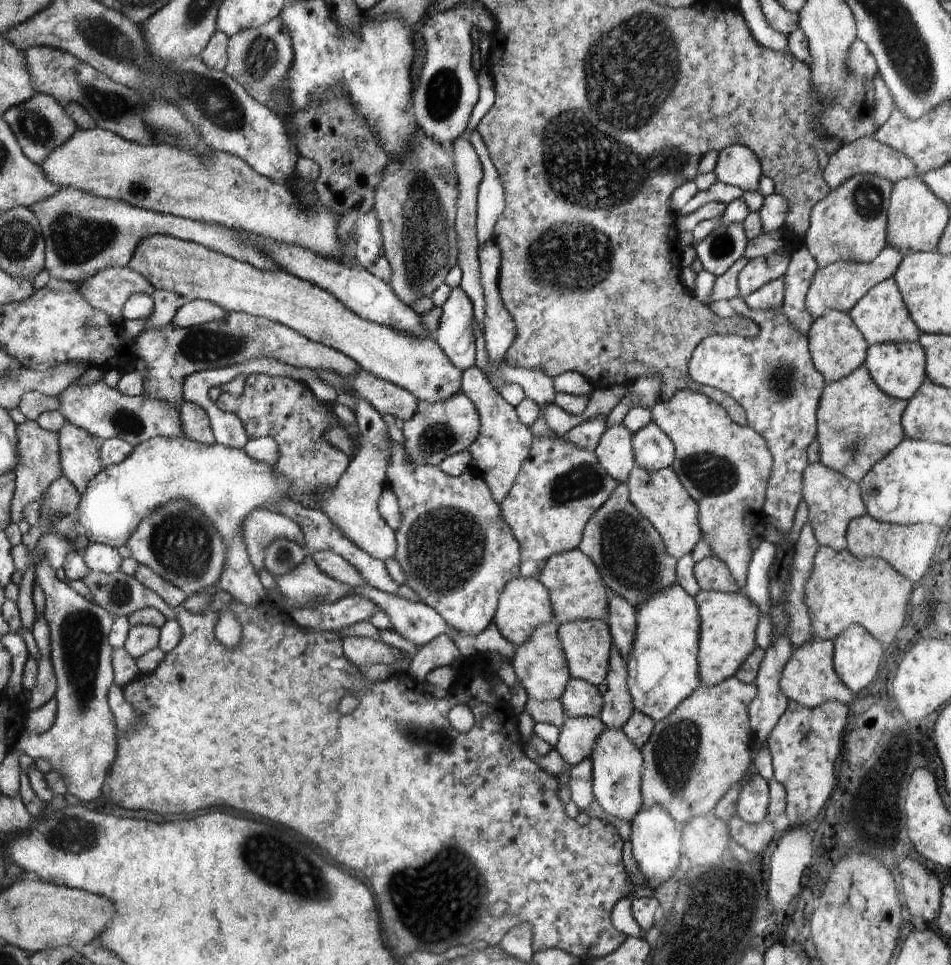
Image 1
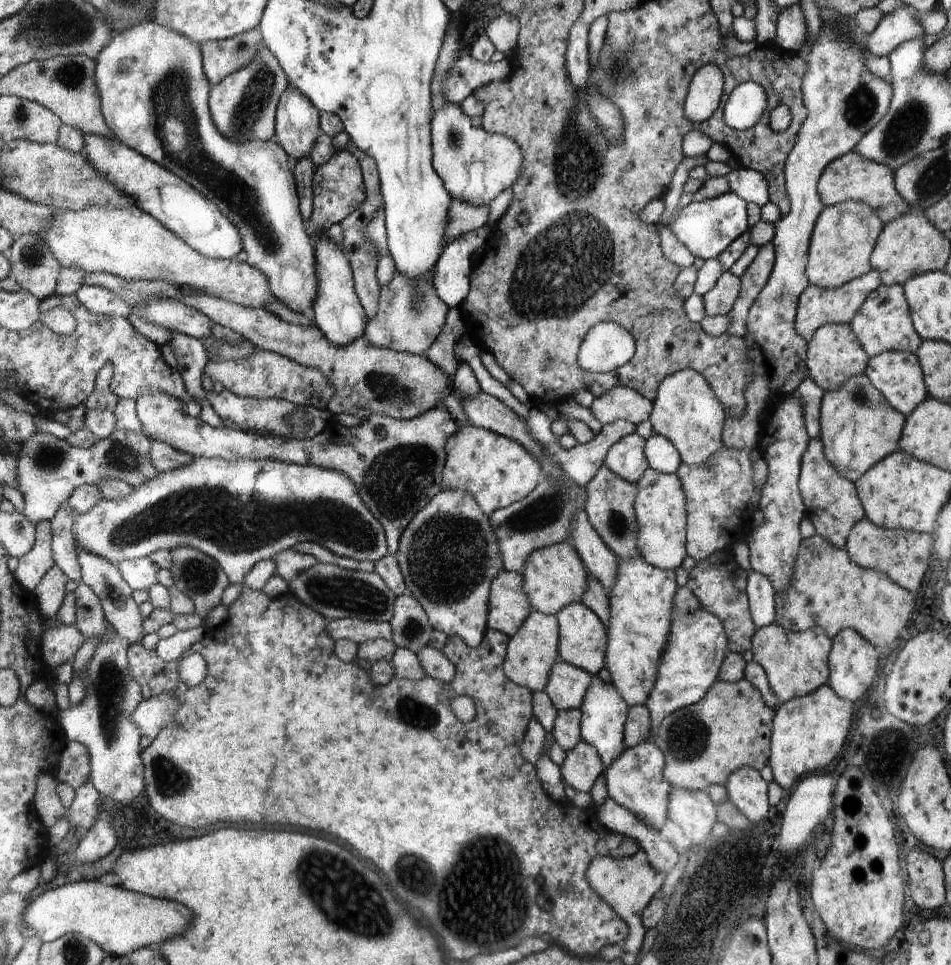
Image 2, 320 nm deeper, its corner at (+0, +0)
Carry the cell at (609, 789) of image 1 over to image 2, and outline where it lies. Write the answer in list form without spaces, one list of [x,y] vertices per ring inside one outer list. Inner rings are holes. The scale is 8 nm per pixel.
[[[599,676],[593,677],[583,698],[581,710],[581,738],[591,744],[599,754],[605,770],[622,754],[624,746],[623,728],[629,711],[627,702],[620,696],[614,682],[607,682]]]

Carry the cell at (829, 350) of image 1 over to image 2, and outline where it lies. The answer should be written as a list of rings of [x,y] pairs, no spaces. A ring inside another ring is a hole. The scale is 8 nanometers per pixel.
[[[826,323],[814,332],[807,342],[806,368],[812,379],[824,392],[835,391],[850,377],[864,375],[869,356],[863,349],[850,323]]]

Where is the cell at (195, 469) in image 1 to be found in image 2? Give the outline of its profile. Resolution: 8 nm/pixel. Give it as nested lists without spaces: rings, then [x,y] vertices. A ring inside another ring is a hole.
[[[220,457],[195,458],[189,467],[162,473],[143,487],[132,487],[130,494],[117,500],[102,499],[88,512],[76,516],[73,533],[77,542],[106,557],[114,565],[124,559],[149,557],[160,549],[174,551],[190,547],[206,553],[218,562],[231,584],[244,580],[256,562],[274,558],[296,544],[312,541],[341,557],[376,563],[388,554],[383,526],[366,508],[357,487],[344,473],[315,467],[292,465],[270,459],[227,461]]]

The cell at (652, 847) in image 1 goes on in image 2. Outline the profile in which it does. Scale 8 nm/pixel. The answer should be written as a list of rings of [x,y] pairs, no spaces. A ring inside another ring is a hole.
[[[648,740],[624,749],[620,756],[603,771],[607,796],[614,799],[620,806],[632,811],[644,823],[661,830],[668,818],[668,796],[671,784],[664,778],[665,758],[656,743]]]

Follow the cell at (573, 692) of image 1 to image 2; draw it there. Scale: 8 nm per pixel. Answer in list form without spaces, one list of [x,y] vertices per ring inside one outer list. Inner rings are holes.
[[[558,660],[550,669],[544,691],[557,711],[579,709],[593,677],[573,664]]]

